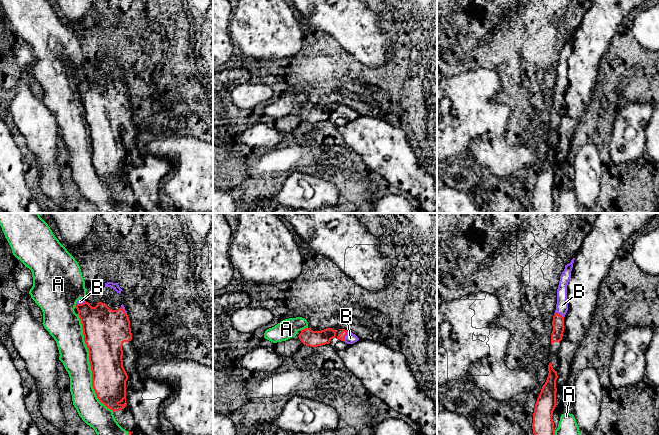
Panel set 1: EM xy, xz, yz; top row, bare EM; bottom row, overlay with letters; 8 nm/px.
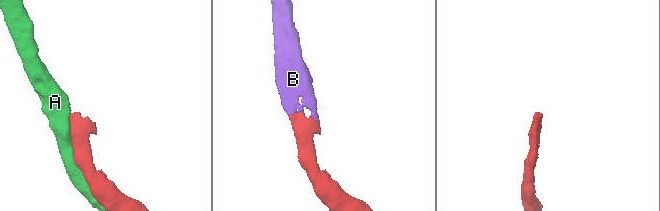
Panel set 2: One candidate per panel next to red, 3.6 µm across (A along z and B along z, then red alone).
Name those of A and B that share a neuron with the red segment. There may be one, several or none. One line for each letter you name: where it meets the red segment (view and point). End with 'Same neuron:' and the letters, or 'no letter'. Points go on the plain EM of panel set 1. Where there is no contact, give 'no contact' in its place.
B: xz (345, 111)
Same neuron: B

